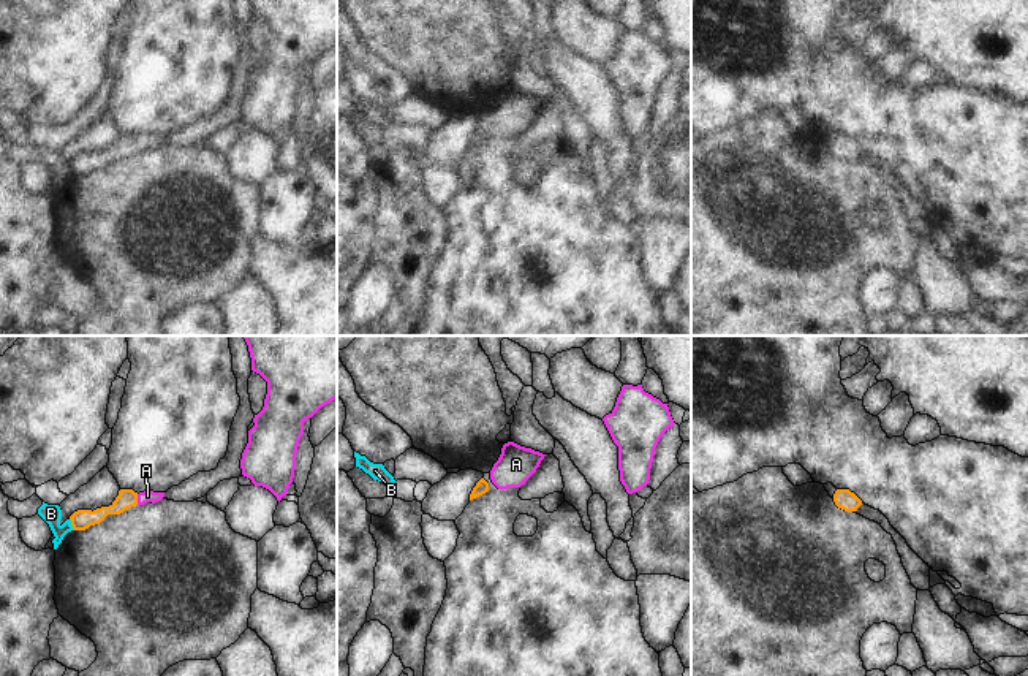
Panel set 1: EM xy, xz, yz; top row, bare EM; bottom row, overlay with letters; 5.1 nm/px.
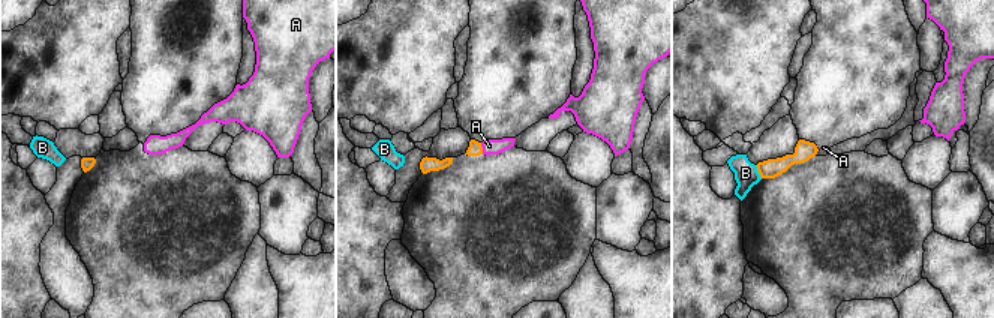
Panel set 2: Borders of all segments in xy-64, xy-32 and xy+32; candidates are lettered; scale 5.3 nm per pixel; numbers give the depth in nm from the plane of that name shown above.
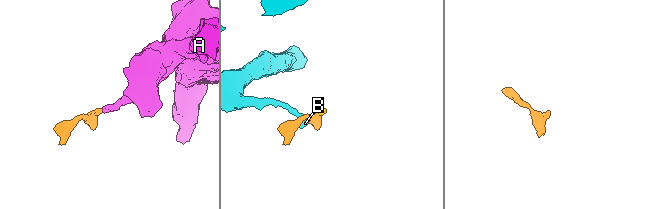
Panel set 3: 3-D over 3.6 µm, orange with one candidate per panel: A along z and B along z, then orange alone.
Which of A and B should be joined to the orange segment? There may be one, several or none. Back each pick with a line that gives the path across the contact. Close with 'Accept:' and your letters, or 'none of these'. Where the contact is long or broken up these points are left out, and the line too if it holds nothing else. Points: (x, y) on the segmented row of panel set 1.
A: across xy (127, 497), (136, 499), (147, 496)
Accept: A

